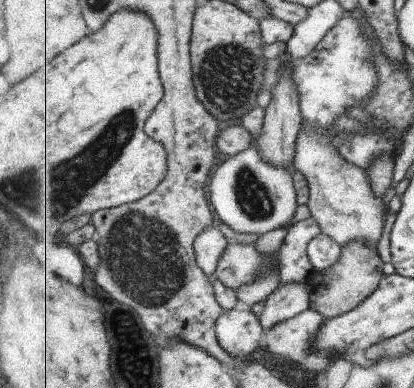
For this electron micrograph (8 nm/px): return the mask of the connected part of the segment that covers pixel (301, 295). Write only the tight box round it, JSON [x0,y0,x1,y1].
[260,280,310,332]

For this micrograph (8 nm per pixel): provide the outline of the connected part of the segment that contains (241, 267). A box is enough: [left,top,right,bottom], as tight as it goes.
[217,244,280,290]

